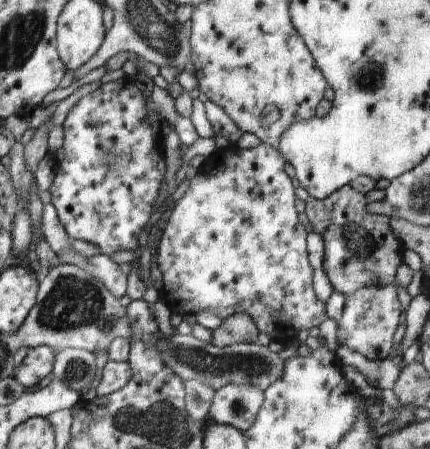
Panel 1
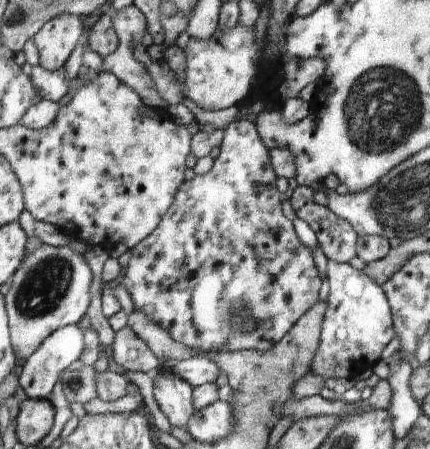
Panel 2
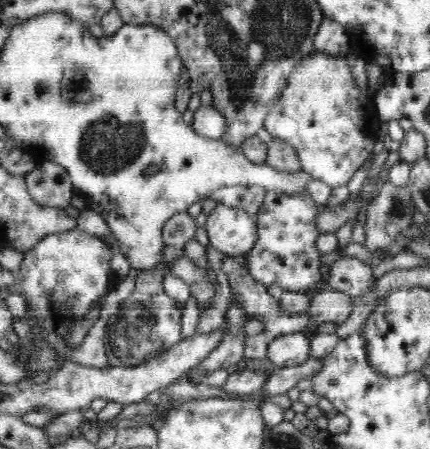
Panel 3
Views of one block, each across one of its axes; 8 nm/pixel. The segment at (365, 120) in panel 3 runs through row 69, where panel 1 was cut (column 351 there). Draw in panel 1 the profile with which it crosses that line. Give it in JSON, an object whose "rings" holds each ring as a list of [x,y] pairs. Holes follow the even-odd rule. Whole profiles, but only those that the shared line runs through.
{"rings":[[[394,285],[366,286],[365,289],[345,296],[345,301],[342,318],[337,322],[337,342],[368,360],[386,359],[394,344],[396,326],[400,324],[400,316],[403,314]]]}

